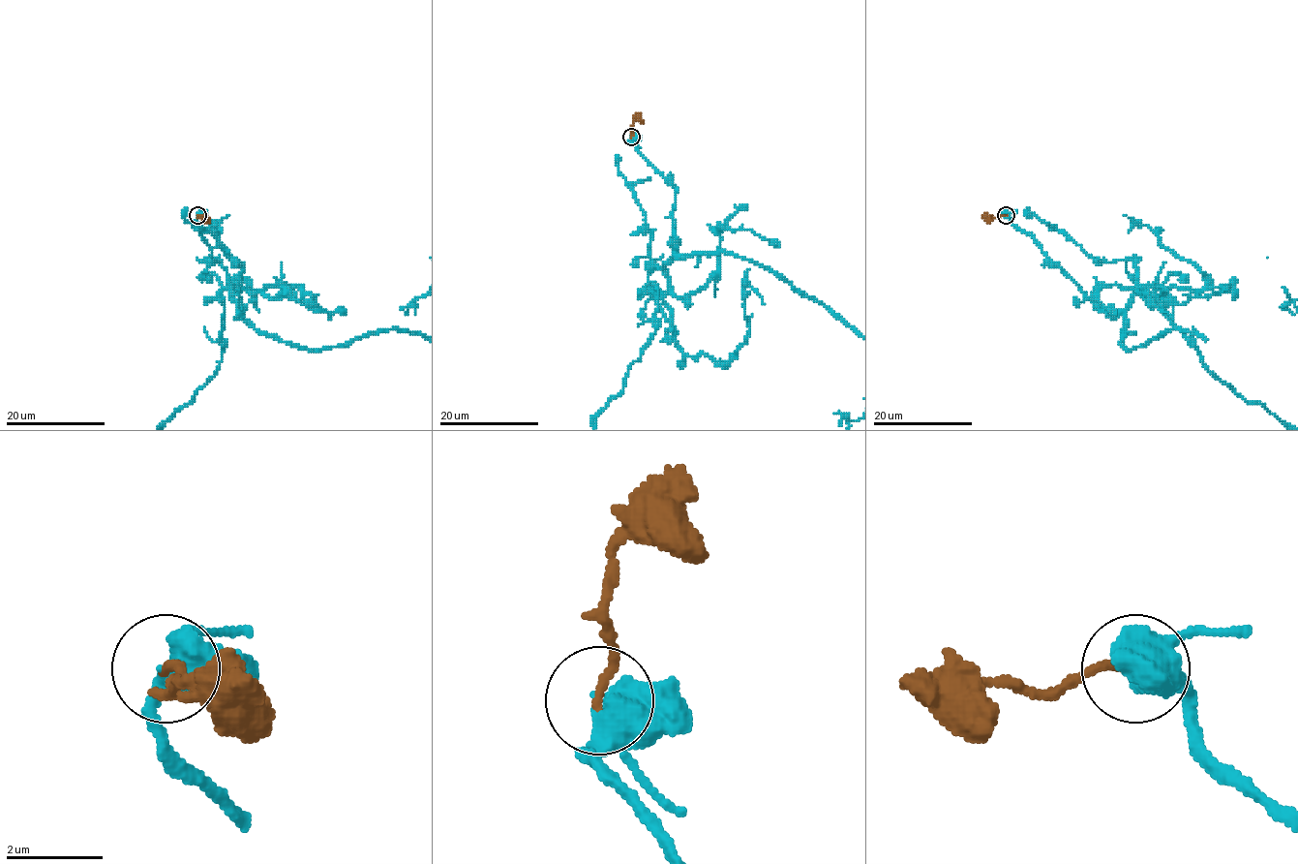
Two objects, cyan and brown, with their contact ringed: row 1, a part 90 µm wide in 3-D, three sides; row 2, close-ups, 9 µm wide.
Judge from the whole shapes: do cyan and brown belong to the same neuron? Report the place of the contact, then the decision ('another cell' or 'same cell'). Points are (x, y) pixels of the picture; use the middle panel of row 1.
place (631, 137); same cell

